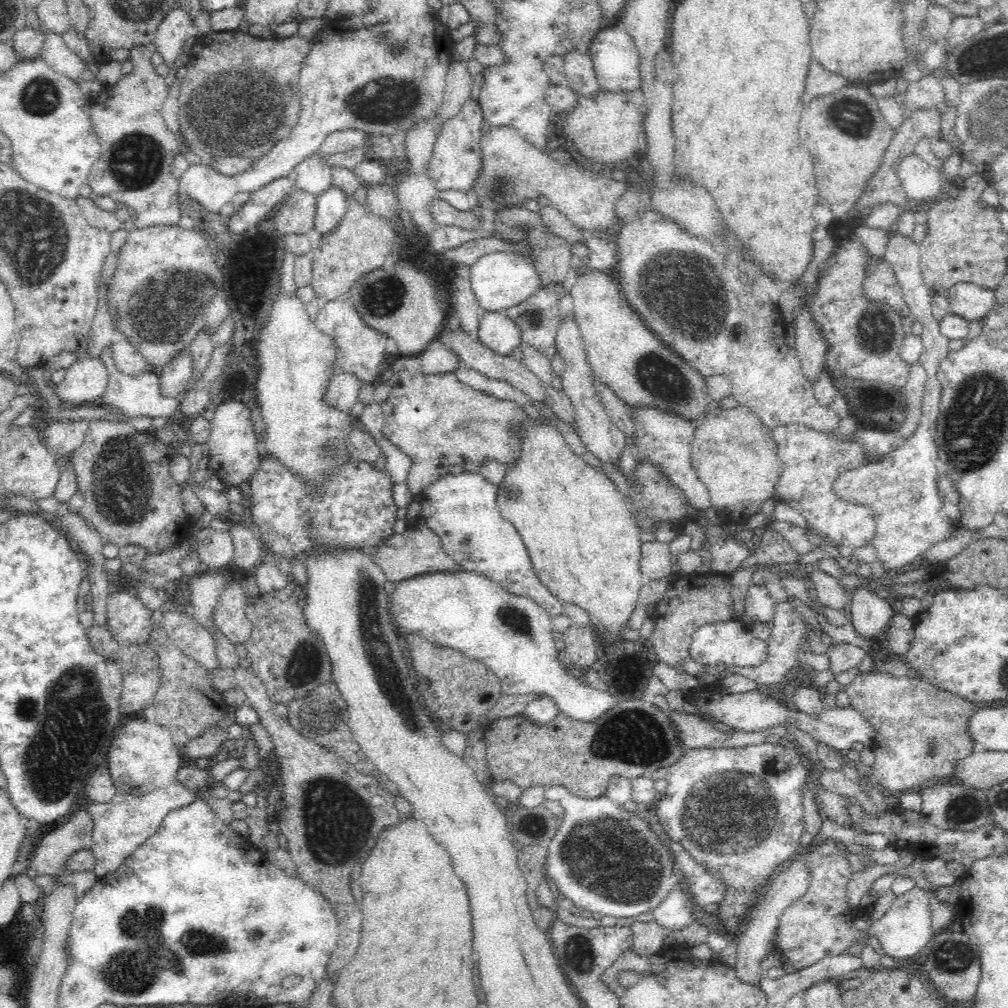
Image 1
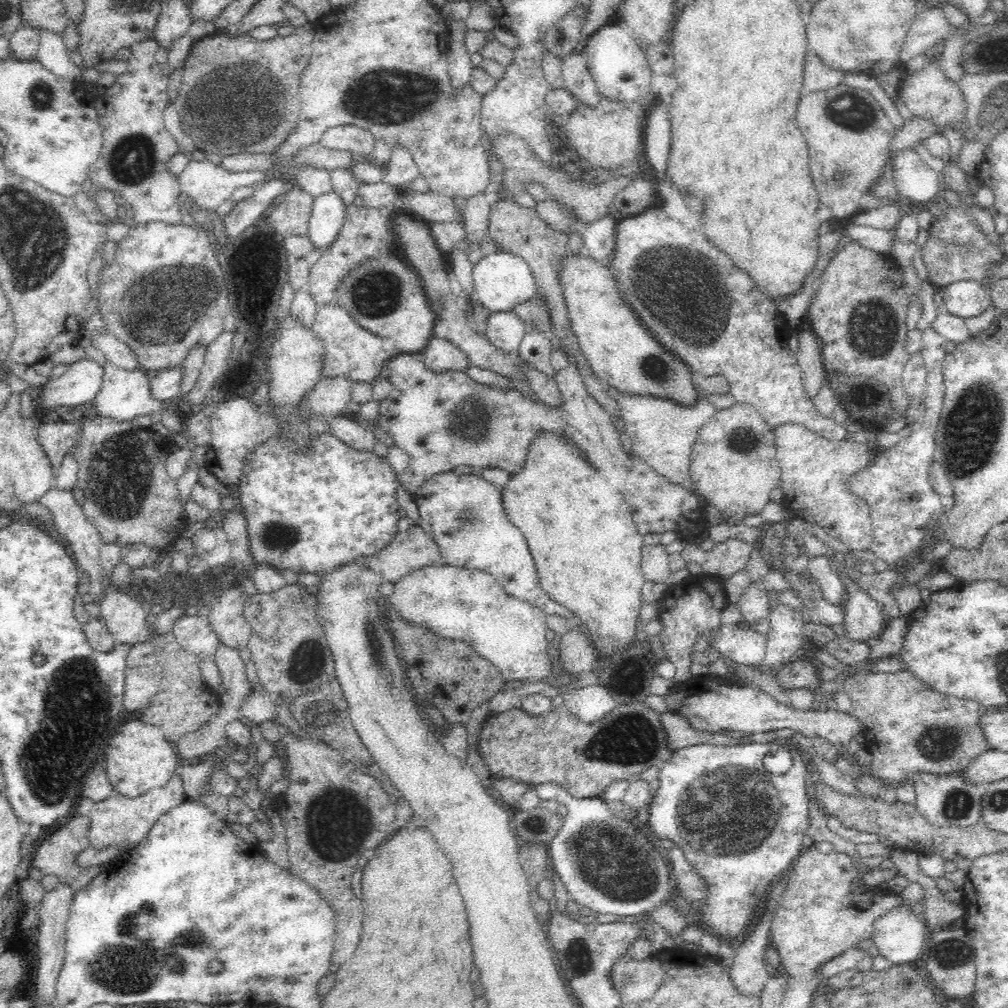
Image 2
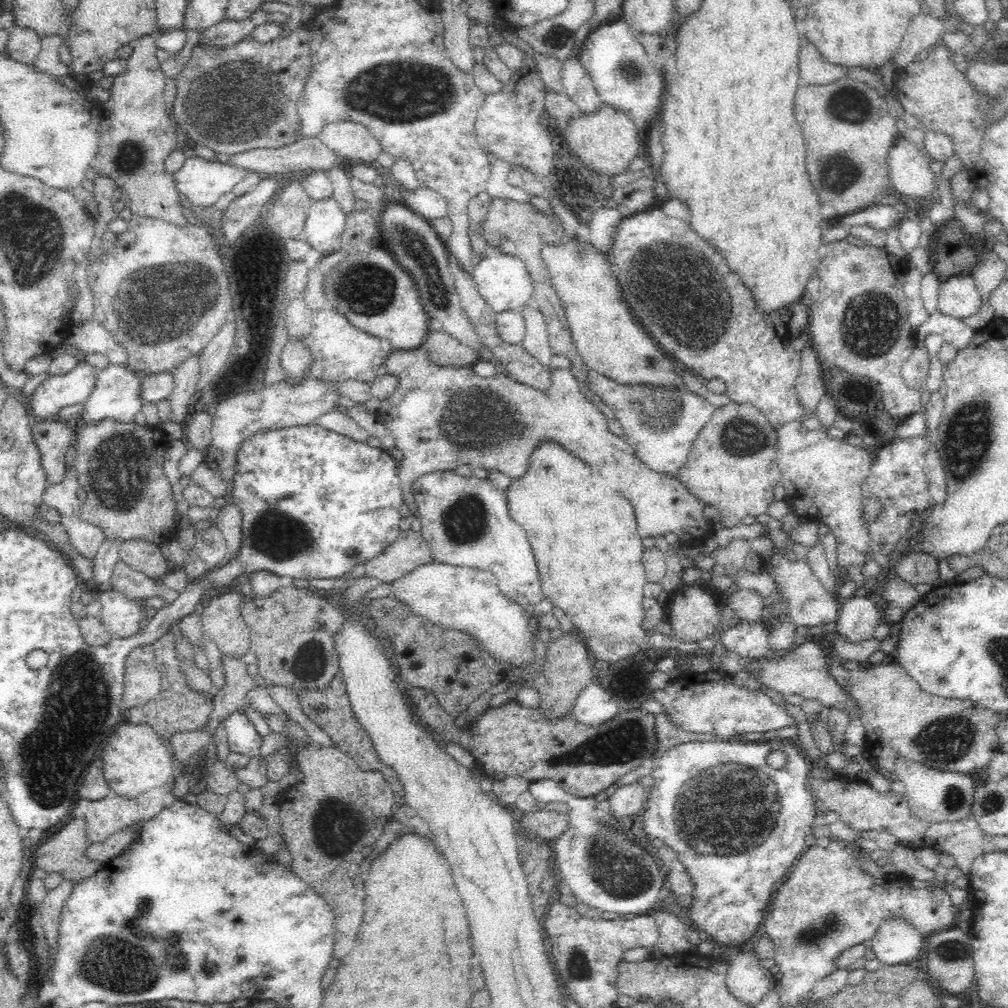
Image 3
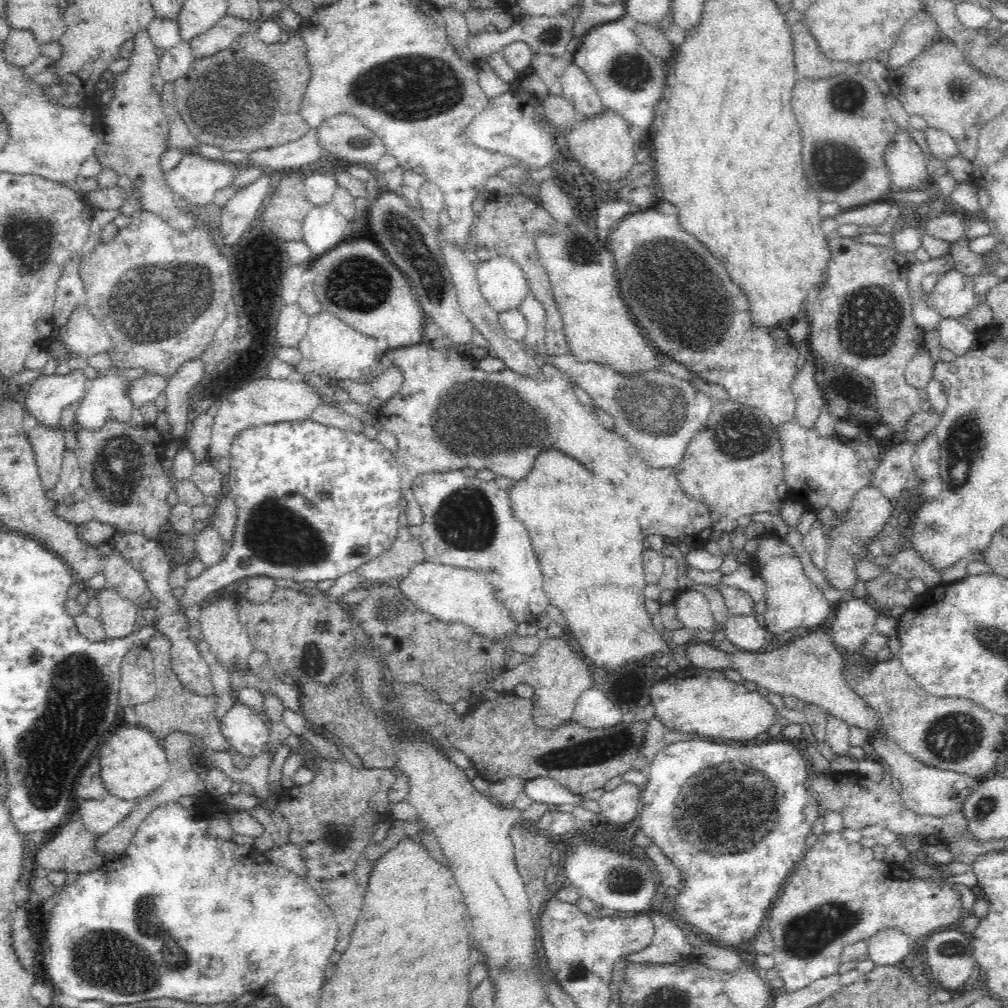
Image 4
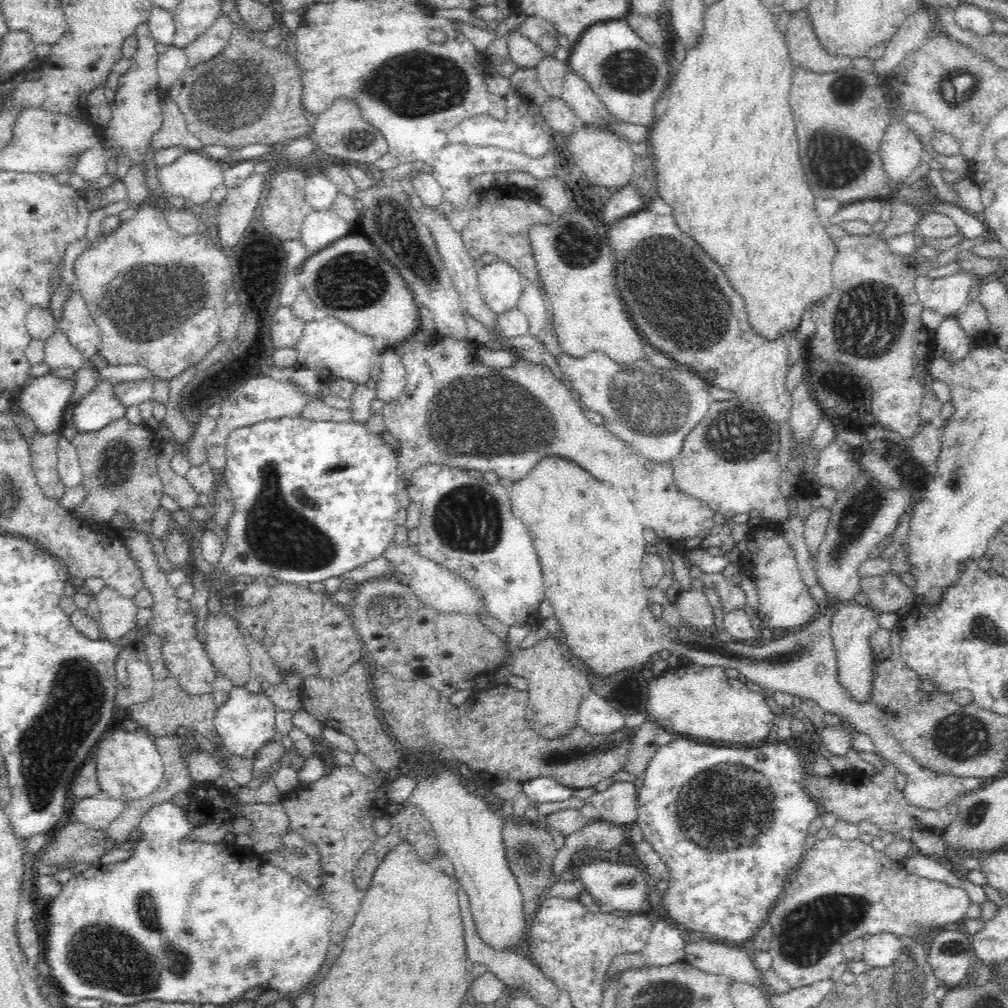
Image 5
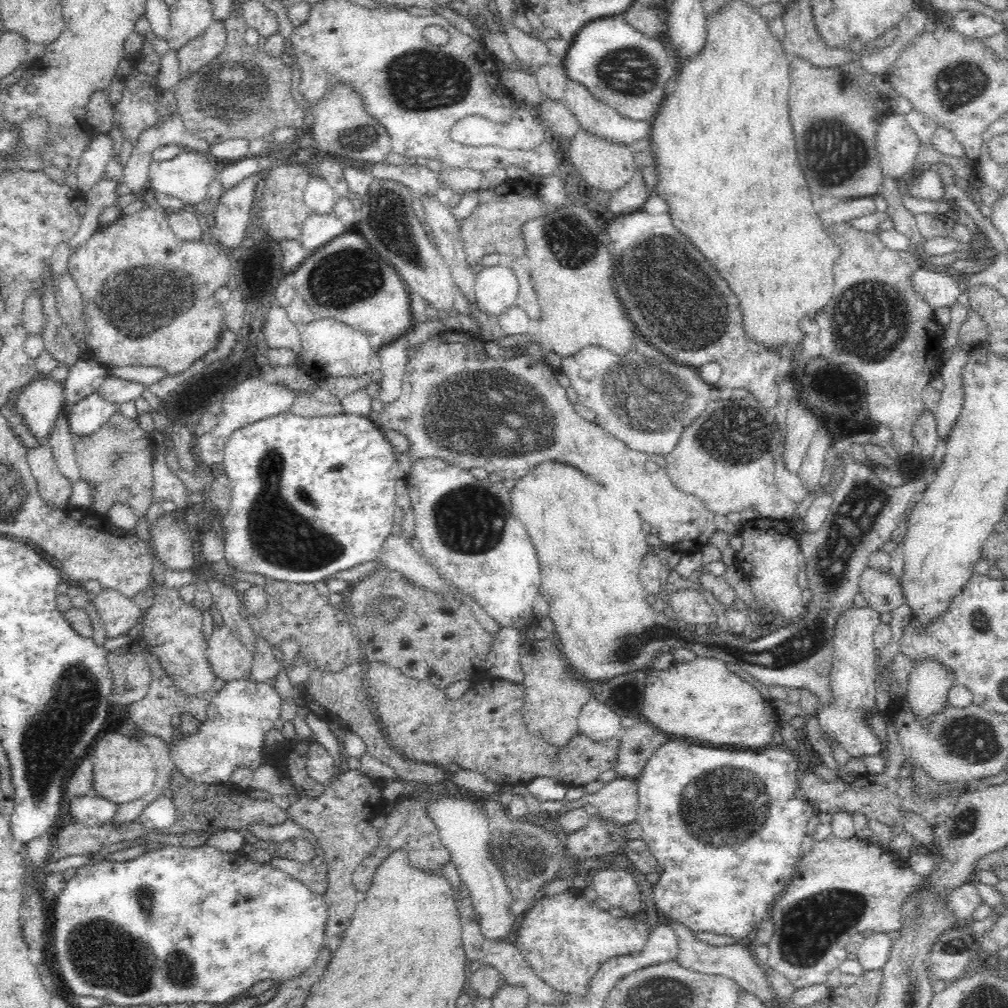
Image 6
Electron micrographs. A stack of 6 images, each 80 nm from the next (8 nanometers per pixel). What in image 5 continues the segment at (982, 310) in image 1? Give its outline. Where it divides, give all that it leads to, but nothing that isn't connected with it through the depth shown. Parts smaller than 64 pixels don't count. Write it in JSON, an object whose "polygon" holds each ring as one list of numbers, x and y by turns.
{"polygon":[[962,271,944,278,915,278,915,290,923,308,932,309,944,318,960,313,970,303,970,288,976,278]]}

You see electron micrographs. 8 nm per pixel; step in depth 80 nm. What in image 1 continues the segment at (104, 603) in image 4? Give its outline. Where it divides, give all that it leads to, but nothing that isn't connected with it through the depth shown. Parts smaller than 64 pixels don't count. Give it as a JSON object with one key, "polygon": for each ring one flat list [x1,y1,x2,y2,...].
{"polygon":[[111,592,106,600,106,622,112,636,123,648,132,644,149,642,149,636,156,625,152,624,152,610,142,603,135,592]]}

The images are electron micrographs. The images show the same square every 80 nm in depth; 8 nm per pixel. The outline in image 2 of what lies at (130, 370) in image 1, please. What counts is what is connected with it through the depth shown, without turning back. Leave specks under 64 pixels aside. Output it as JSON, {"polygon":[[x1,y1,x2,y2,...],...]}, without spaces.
{"polygon":[[108,330,104,334,96,335,92,344,100,349,105,358,116,367,122,370,139,369,136,353,132,351,130,345,116,338]]}

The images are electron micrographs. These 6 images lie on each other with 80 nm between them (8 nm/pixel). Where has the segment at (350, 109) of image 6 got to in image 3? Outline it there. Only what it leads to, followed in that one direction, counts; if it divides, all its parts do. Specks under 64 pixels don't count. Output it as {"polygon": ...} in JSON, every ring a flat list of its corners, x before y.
{"polygon":[[349,120,326,124,318,137,331,151,353,164,376,163,383,150,379,140,364,125]]}

